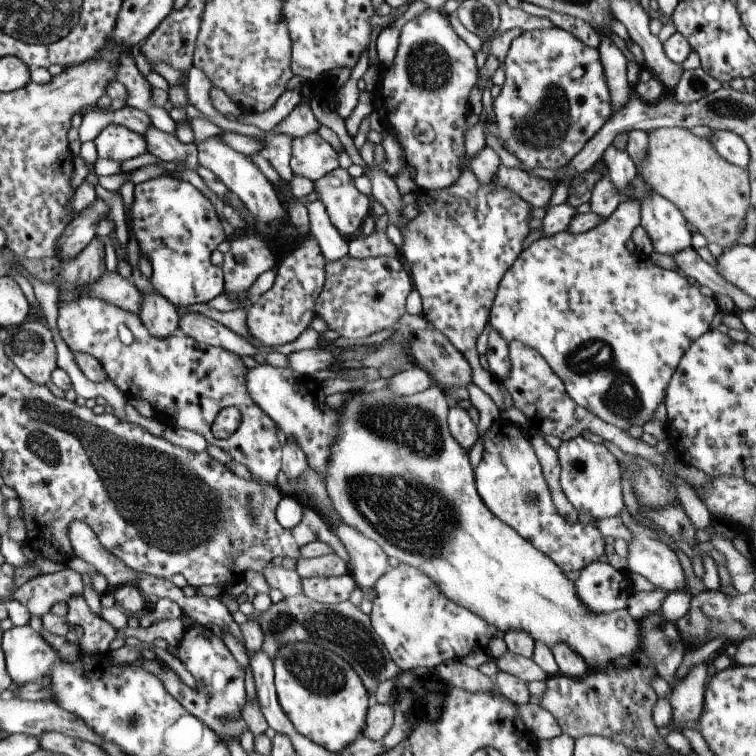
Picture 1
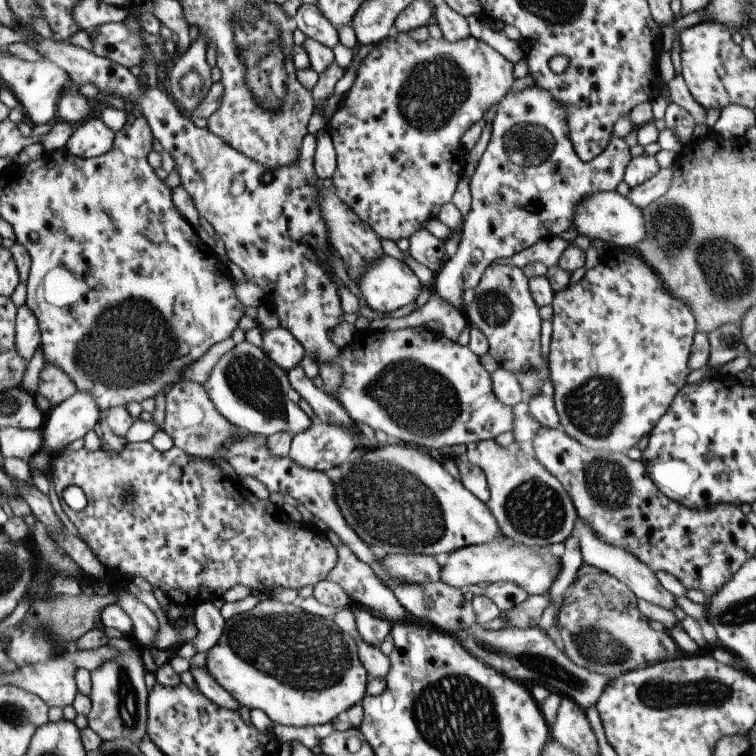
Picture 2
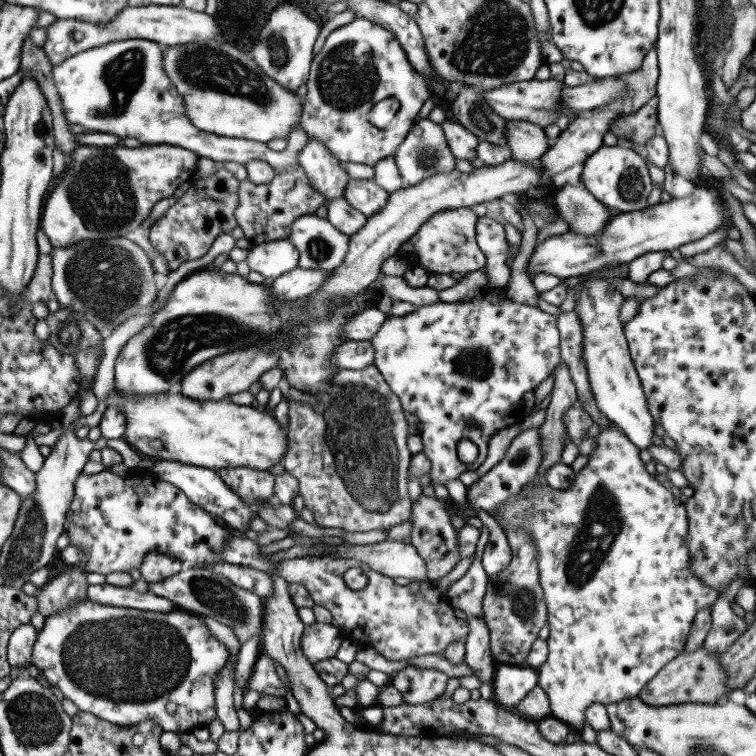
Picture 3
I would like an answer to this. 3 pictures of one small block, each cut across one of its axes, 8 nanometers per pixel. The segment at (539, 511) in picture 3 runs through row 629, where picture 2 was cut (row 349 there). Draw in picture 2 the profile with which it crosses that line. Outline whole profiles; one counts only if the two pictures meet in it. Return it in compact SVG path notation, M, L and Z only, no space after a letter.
M621 249L618 258L609 262L599 262L593 268L586 270L582 278L575 284L567 284L565 288L554 292L550 303L553 309L551 316L551 341L549 342L549 352L547 352L546 362L549 370L549 380L553 388L552 402L557 412L560 429L571 439L579 442L587 449L612 451L615 453L625 453L640 442L643 436L648 436L659 418L665 414L671 405L677 392L685 385L685 378L690 374L688 359L692 344L692 337L696 334L694 317L687 309L687 306L677 298L674 298L661 285L657 275L632 251Z

